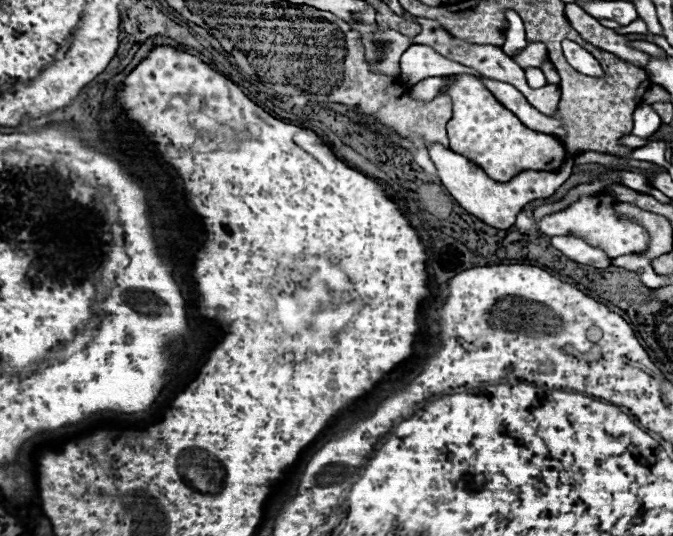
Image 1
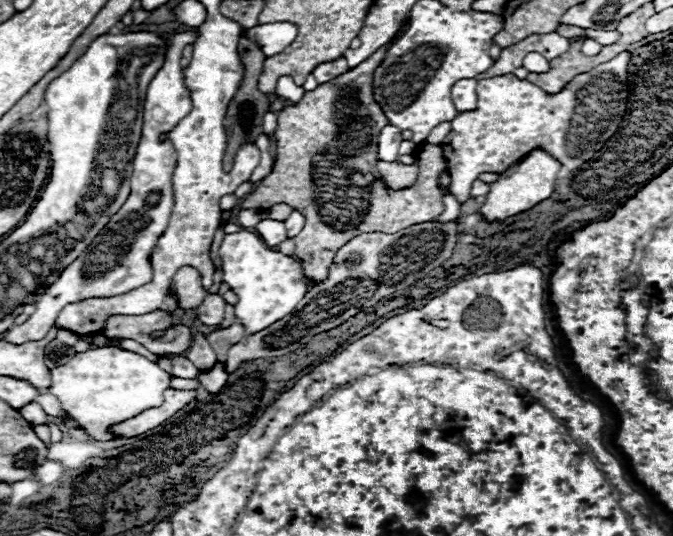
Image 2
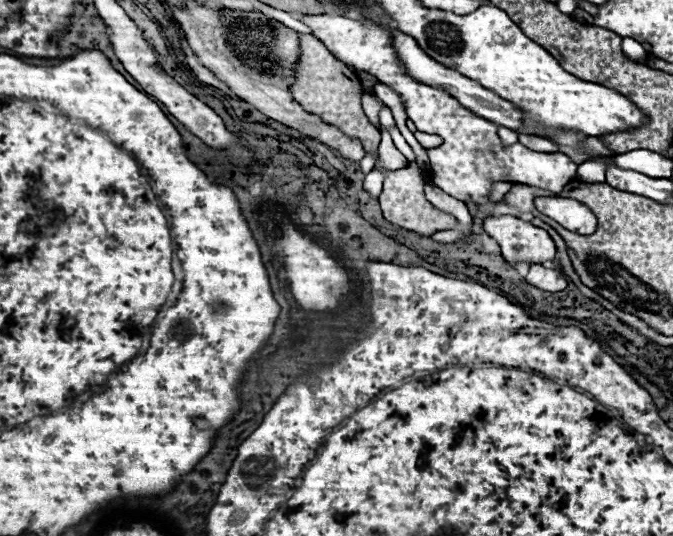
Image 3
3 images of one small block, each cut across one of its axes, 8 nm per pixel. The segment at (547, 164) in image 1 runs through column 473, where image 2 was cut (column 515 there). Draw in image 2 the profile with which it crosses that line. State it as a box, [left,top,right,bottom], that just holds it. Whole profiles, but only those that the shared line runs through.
[440,52,630,204]

